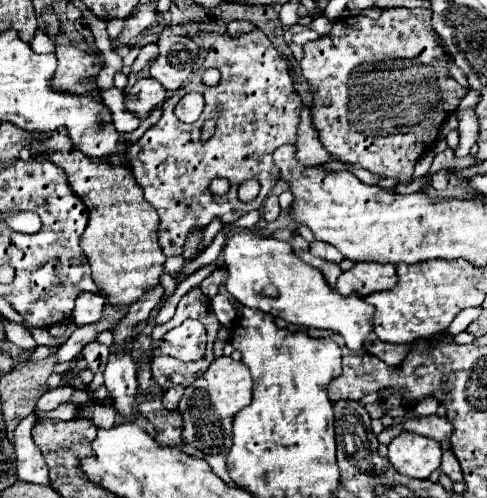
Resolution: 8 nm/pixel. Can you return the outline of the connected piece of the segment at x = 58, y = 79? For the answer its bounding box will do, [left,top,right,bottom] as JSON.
[54,39,102,93]

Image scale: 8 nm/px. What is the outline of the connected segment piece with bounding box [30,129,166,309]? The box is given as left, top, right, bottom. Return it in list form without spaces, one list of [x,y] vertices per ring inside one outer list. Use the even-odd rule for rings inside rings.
[[[56,129],[48,143],[32,143],[32,155],[36,157],[48,157],[54,161],[64,173],[68,175],[70,187],[78,197],[84,199],[88,211],[90,211],[90,221],[86,231],[80,237],[80,247],[84,255],[88,257],[88,263],[92,267],[92,279],[100,287],[100,293],[108,299],[108,303],[116,309],[126,309],[134,305],[146,291],[154,289],[160,283],[160,275],[164,273],[164,253],[162,247],[158,245],[158,213],[156,209],[144,199],[144,193],[136,179],[132,177],[130,169],[126,167],[114,167],[110,163],[94,163],[90,157],[86,157],[80,149],[76,149],[70,143],[70,137],[66,129]]]

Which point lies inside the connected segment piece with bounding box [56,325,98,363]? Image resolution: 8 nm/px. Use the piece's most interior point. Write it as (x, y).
(82, 335)

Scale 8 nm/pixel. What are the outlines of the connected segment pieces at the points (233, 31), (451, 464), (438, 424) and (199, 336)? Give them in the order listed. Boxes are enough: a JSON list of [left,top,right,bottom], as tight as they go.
[[228,21,254,35],[440,451,462,481],[402,415,452,441],[160,319,206,361]]

